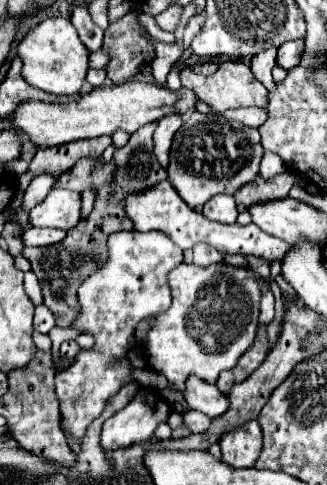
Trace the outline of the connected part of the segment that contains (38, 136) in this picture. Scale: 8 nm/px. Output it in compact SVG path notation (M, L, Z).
M132 78L130 82L112 84L112 86L98 86L92 92L84 94L78 102L70 104L48 104L40 100L28 100L16 106L10 116L10 126L18 132L24 132L32 144L40 148L52 148L60 144L68 144L74 140L96 138L102 134L112 134L114 130L126 130L128 134L136 132L140 126L160 120L170 112L192 112L194 110L196 94L192 90L180 88L176 92L168 88L160 88L144 78Z

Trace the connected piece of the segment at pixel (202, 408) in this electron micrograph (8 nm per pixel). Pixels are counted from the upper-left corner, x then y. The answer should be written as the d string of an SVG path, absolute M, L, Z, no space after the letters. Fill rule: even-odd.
M196 374L188 376L186 390L182 394L192 410L198 410L210 418L216 418L228 410L228 398L214 384L196 378Z

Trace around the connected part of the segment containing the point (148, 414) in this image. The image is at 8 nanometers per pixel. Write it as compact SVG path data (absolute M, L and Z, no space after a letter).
M138 392L120 412L110 416L102 426L100 446L104 452L130 446L134 442L150 440L156 426L166 422L170 406L148 392Z

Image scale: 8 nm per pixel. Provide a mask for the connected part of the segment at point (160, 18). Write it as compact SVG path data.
M172 4L170 8L166 8L162 14L156 16L156 22L162 30L176 30L178 24L180 24L180 18L182 18L182 6L180 4Z

